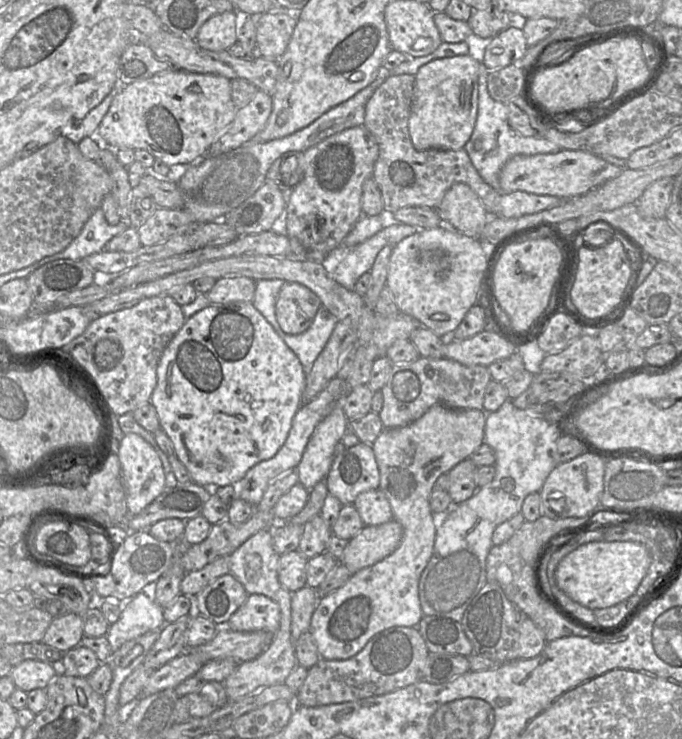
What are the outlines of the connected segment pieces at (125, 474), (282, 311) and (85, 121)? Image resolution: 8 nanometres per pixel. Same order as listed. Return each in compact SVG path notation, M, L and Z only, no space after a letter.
M135 433L124 435L120 441L117 456L120 462L122 483L125 489L129 516L135 516L166 489L165 472L154 448L145 439Z
M285 282L277 296L275 315L283 332L297 335L310 327L320 306L320 298L309 288Z
M117 83L103 101L93 108L82 120L74 120L73 123L68 123L63 128L61 135L67 137L75 144L78 144L85 137L95 137L112 100L123 87Z

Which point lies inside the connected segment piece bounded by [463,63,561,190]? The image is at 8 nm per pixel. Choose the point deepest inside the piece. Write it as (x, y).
(493, 142)

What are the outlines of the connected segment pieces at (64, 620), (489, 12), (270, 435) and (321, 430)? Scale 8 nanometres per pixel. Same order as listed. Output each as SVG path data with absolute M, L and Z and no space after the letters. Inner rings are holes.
M68 612L63 616L53 618L42 638L42 642L65 653L80 645L84 636L81 615Z
M498 8L473 10L468 21L472 33L482 39L491 39L514 24L514 18Z
M252 302L210 304L189 319L186 319L183 327L172 338L159 360L157 385L150 398L150 403L156 409L161 429L165 431L171 440L175 455L188 470L192 482L205 488L234 485L254 465L272 458L285 443L292 426L293 418L303 403L307 370L302 366L296 354L276 333L271 324L253 306Z
M338 404L316 426L297 467L298 483L308 490L326 478L338 444L349 429L348 422L342 405Z

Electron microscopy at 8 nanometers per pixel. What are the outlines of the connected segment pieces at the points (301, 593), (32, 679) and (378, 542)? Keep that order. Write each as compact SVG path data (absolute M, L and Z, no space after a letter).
M304 586L292 593L291 636L294 642L302 633L309 631L312 614L320 598L317 590L309 586Z
M24 660L11 671L12 681L17 689L28 693L34 689L46 689L57 676L57 669L38 660Z
M395 519L380 525L364 525L348 540L339 563L344 564L354 574L393 553L400 544L402 535L402 525Z

